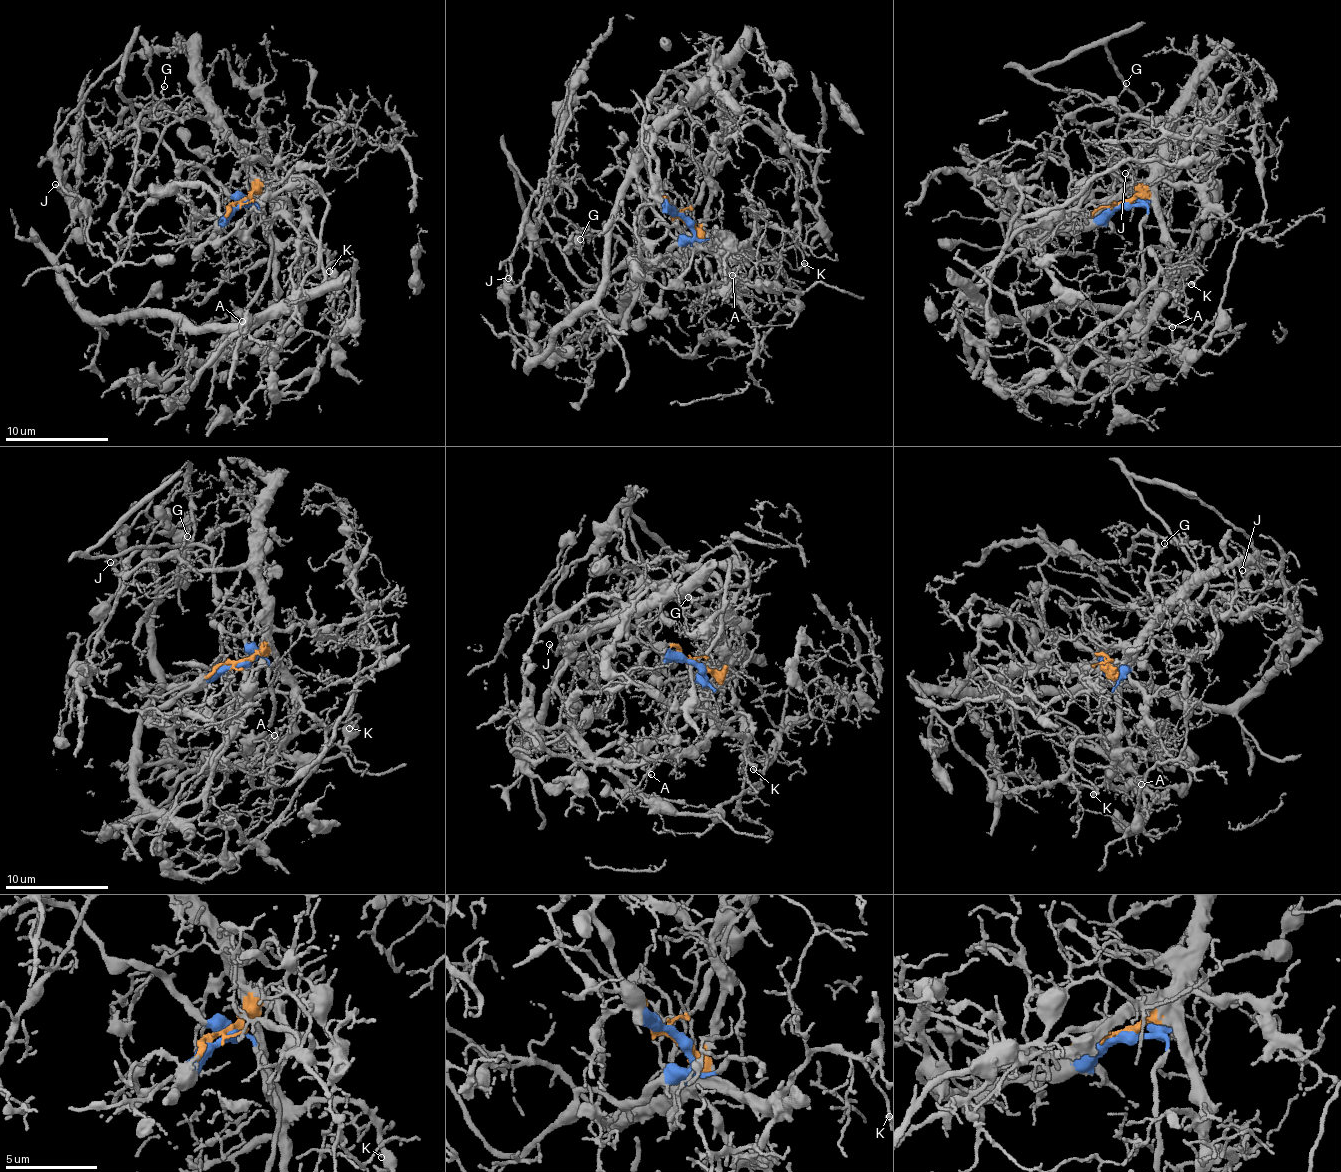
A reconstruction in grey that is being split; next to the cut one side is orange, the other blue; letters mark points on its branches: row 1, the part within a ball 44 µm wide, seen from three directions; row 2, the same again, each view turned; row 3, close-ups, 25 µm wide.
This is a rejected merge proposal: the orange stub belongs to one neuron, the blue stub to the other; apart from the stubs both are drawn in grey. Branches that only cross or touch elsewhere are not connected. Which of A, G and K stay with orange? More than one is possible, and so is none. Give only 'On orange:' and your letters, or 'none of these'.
On orange: G, K

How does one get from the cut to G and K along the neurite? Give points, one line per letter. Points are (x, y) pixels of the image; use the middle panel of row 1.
G: (680, 219), (696, 233), (694, 237), (655, 263), (640, 260), (619, 239), (597, 232), (580, 232), (580, 238)
K: (680, 219), (711, 244), (739, 254), (763, 227), (781, 228), (791, 236), (803, 263)

